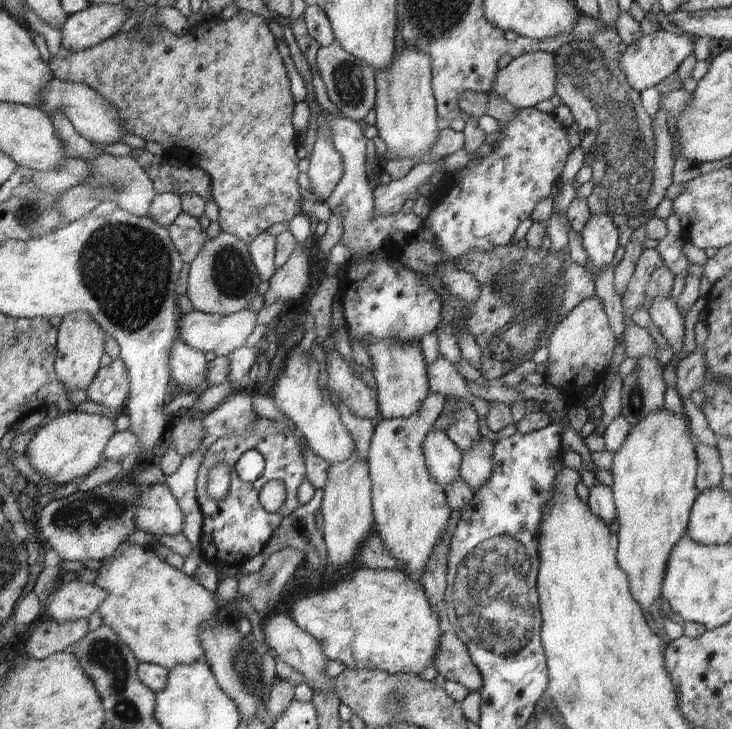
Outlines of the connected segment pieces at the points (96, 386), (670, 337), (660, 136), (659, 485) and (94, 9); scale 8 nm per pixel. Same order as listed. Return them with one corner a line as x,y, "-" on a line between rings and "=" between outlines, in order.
121,358
114,359
107,367
100,368
85,390
87,399
118,411
124,411
128,393
129,376
=
656,297
652,299
647,310
653,323
658,326
669,344
669,348
675,353
677,362
678,352
682,350
684,338
684,317
678,311
676,302
672,297
=
660,105
655,117
651,119
655,140
655,155
653,156
653,183
642,212
646,215
654,213
658,204
664,200
666,190
673,183
672,173
675,160
672,157
672,137
666,125
668,116
667,110
=
665,408
649,412
631,426
622,448
613,455
611,489
619,520
617,561
628,575
629,589
634,600
646,614
656,613
662,601
661,588
669,552
676,541
686,534
691,508
699,495
695,485
697,456
691,441
689,422
684,415
677,415
=
123,2
117,5
108,3
90,4
86,10
67,15
66,22
61,30
61,46
72,53
96,46
98,43
108,40
113,34
116,34
126,19
126,10

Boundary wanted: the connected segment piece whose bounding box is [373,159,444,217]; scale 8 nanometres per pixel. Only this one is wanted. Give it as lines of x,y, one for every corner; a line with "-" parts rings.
444,159
434,160
434,163
416,164
405,177
393,180
387,185
378,185
373,190
373,210
376,217
387,217
400,213
408,198
416,198
420,186
429,181
432,172
444,171
441,164

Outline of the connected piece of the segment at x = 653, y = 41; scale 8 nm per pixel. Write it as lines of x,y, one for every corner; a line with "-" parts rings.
652,29
649,35
644,35
628,45
619,60
620,70
624,73
628,84
641,93
645,88
661,83
678,69
682,61
694,53
694,42
688,39
689,34
678,35
663,29

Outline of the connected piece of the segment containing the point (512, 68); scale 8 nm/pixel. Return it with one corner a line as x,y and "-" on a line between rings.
524,53
497,72
490,92
513,104
516,109
535,107
538,102
548,100
555,94
554,63
554,55
550,53

